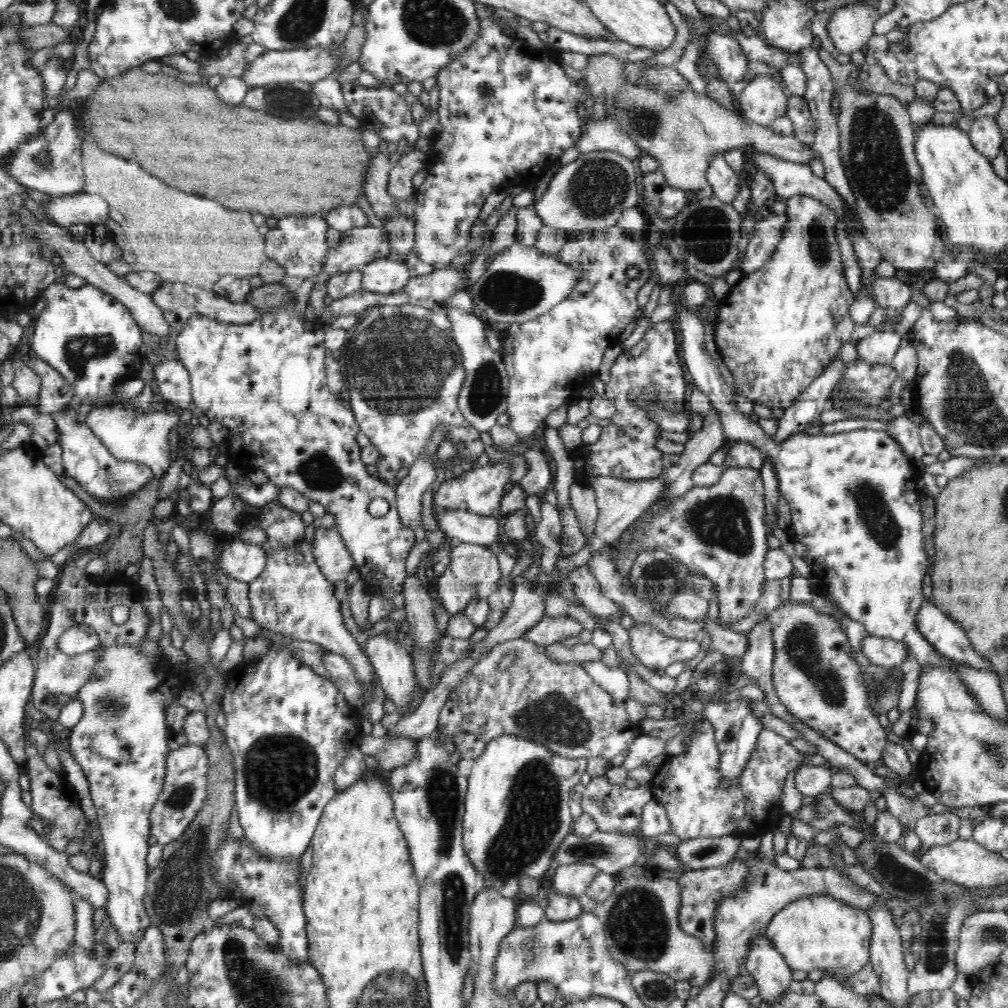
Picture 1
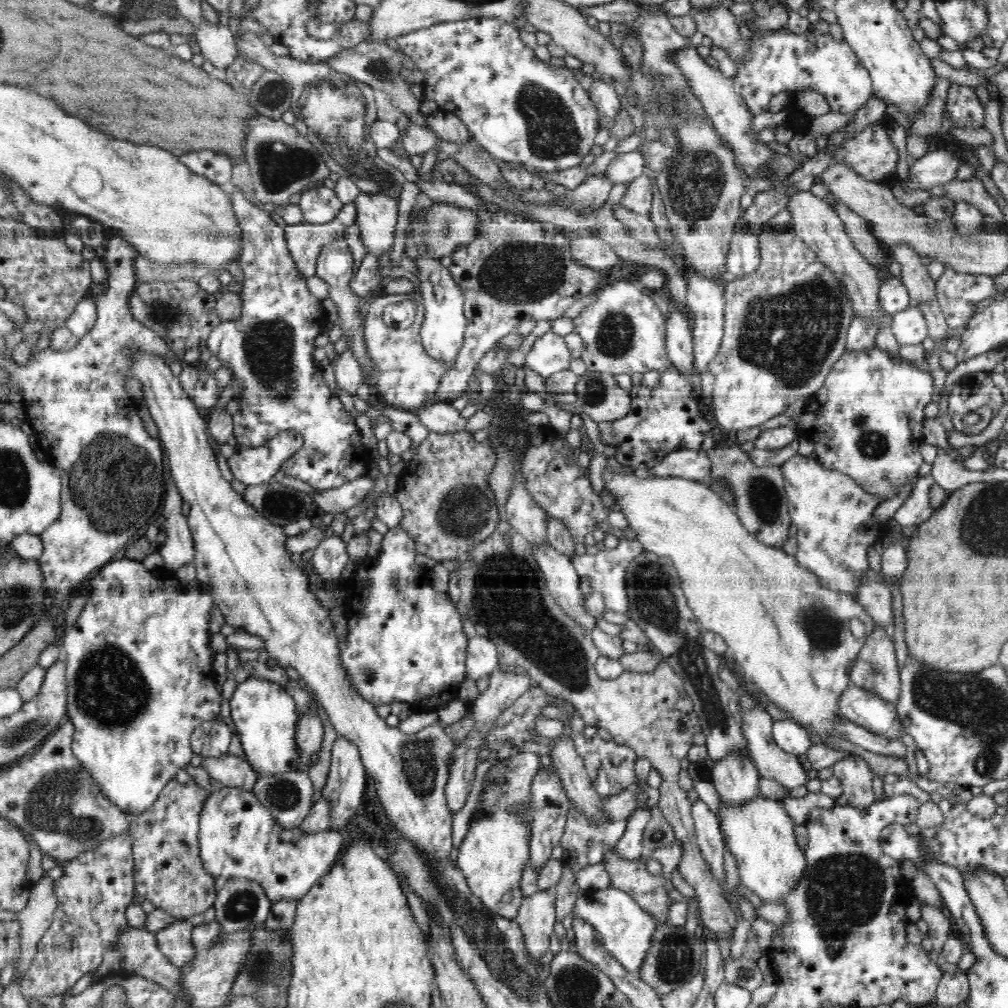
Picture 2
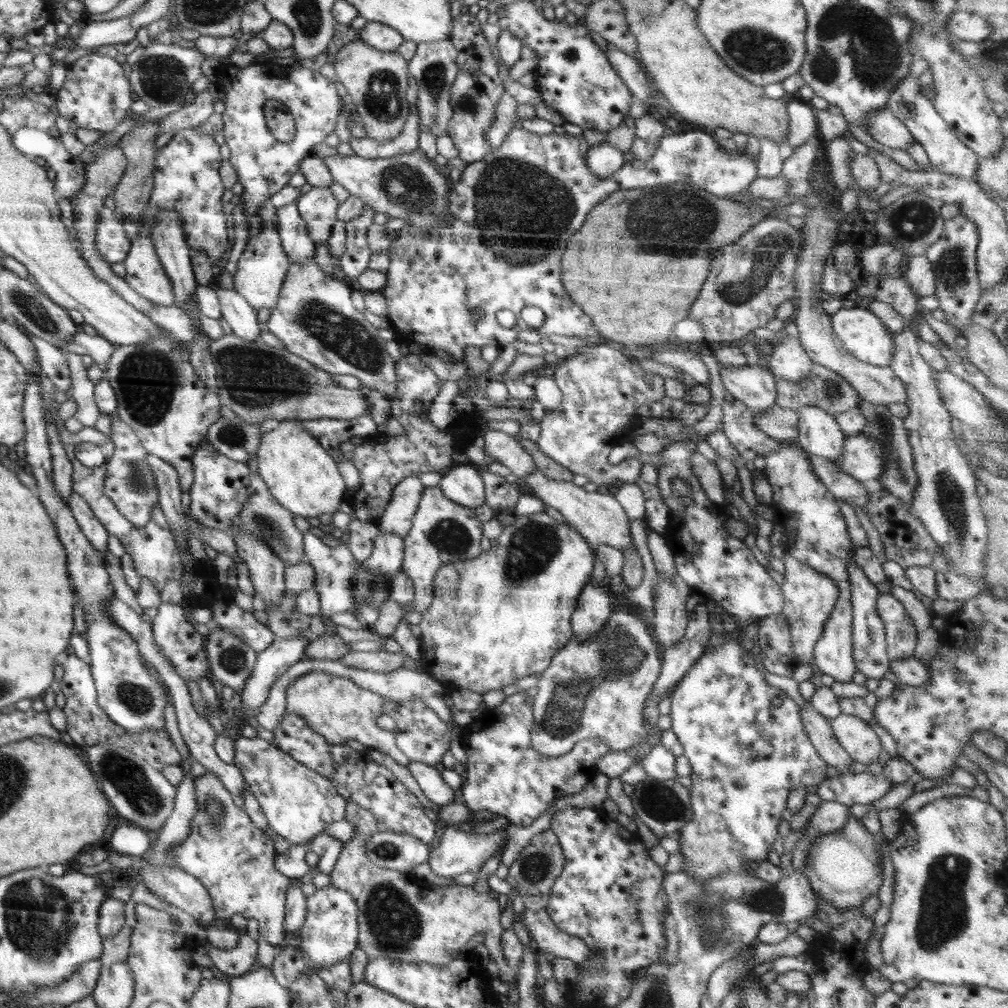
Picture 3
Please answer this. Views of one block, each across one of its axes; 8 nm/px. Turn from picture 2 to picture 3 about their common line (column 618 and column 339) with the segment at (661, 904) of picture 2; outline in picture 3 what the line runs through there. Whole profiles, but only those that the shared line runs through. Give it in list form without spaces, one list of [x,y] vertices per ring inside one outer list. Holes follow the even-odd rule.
[[[347,801],[344,820],[348,820],[356,833],[354,838],[343,843],[334,869],[329,873],[330,885],[345,890],[354,898],[358,907],[357,948],[364,950],[368,961],[378,956],[406,963],[429,963],[448,965],[459,956],[461,948],[478,933],[485,934],[485,945],[500,969],[501,981],[508,985],[508,1000],[519,1006],[520,996],[515,972],[507,966],[506,956],[500,948],[501,898],[492,894],[476,892],[470,885],[432,885],[415,879],[411,873],[379,870],[366,856],[365,844],[370,836],[377,834],[381,826],[370,811],[359,804]]]

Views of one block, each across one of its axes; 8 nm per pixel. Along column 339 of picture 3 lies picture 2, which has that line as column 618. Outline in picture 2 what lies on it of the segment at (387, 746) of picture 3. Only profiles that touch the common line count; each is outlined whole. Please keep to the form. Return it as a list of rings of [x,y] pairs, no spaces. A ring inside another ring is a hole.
[[[500,520],[494,532],[484,542],[476,544],[468,553],[469,557],[459,570],[460,608],[474,624],[478,635],[492,640],[497,645],[499,666],[525,671],[548,695],[561,697],[572,703],[582,716],[585,725],[606,729],[613,736],[613,742],[632,748],[638,758],[650,761],[651,768],[663,776],[657,807],[672,826],[677,842],[683,846],[683,855],[677,869],[680,876],[695,890],[701,929],[714,934],[724,932],[726,937],[729,933],[733,934],[738,920],[722,893],[720,883],[714,879],[712,869],[702,857],[695,835],[692,802],[678,785],[680,764],[687,758],[690,748],[694,745],[692,737],[702,731],[698,716],[693,710],[693,703],[684,691],[680,677],[666,661],[662,660],[652,672],[637,673],[625,670],[614,679],[600,678],[595,664],[601,654],[594,645],[591,631],[580,627],[556,602],[547,589],[544,573],[538,567],[532,545],[504,520]]]

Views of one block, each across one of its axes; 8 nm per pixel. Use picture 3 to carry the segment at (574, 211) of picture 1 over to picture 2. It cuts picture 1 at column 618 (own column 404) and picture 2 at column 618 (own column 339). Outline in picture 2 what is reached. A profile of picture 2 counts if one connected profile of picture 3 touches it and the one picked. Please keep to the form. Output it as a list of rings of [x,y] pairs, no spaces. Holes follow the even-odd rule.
[[[640,149],[620,153],[608,164],[604,175],[612,179],[612,184],[630,184],[635,178],[647,173],[646,159]]]

